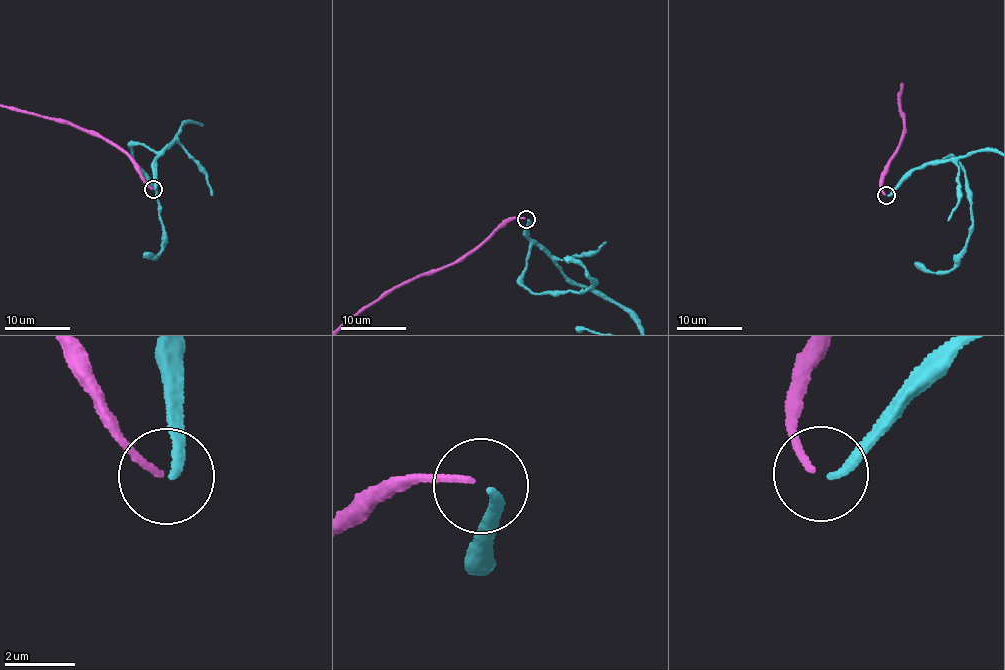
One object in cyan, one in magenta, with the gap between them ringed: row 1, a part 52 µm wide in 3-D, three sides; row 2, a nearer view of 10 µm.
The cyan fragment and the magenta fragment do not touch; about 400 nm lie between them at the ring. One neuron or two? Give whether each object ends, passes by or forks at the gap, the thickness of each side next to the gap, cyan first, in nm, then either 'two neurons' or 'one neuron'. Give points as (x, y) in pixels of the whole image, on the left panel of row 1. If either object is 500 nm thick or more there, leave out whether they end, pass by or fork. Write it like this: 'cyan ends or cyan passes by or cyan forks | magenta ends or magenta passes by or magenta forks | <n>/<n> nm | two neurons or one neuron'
cyan ends | magenta ends | 240/190 nm | one neuron

